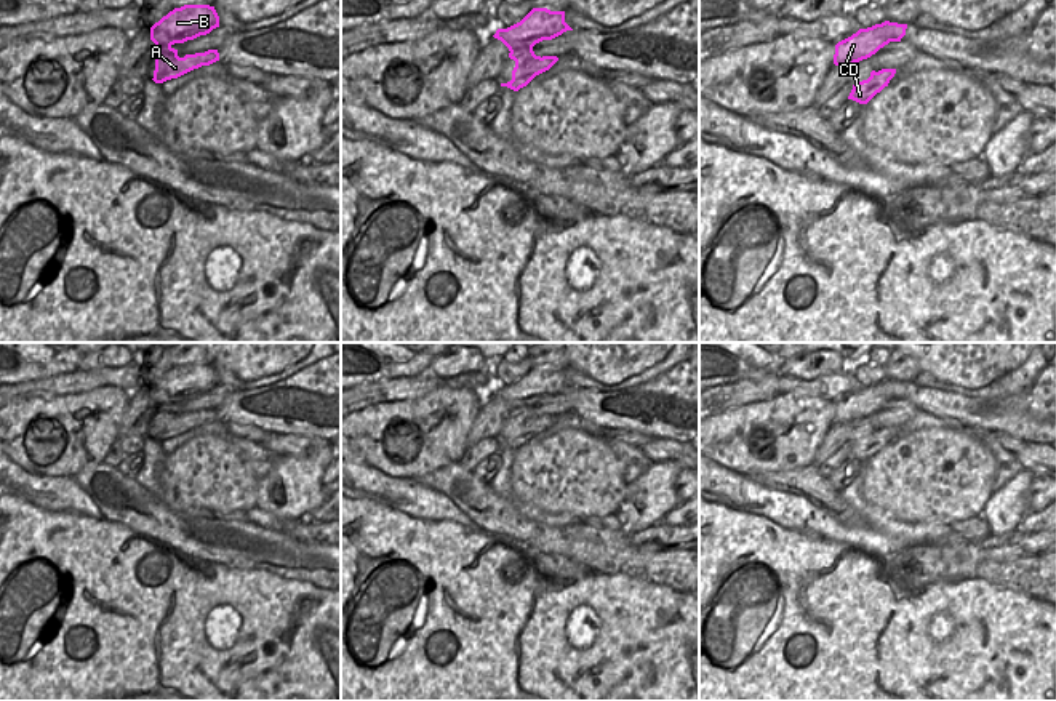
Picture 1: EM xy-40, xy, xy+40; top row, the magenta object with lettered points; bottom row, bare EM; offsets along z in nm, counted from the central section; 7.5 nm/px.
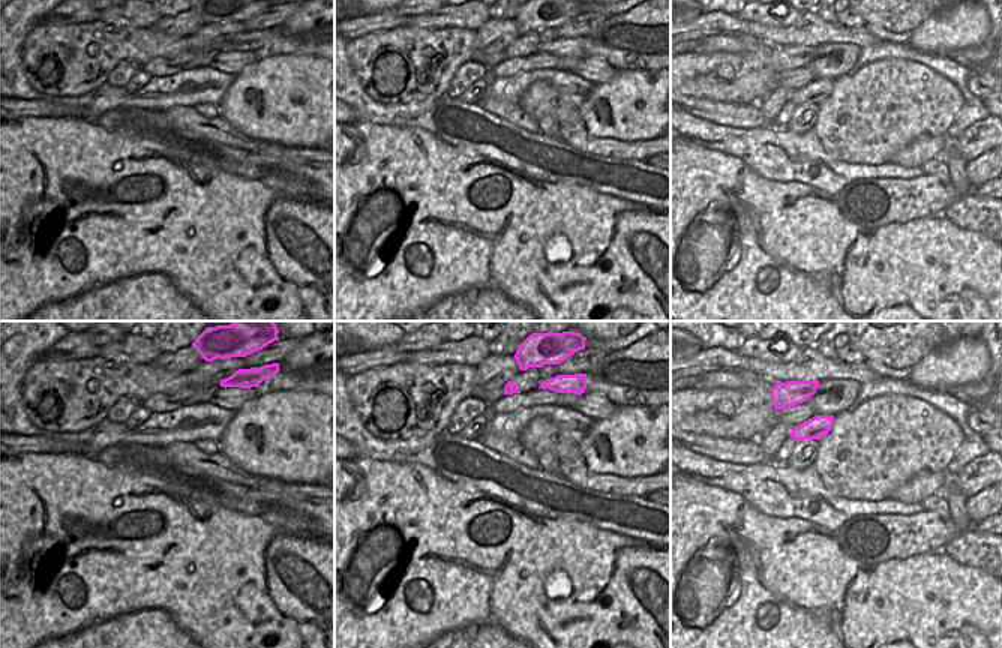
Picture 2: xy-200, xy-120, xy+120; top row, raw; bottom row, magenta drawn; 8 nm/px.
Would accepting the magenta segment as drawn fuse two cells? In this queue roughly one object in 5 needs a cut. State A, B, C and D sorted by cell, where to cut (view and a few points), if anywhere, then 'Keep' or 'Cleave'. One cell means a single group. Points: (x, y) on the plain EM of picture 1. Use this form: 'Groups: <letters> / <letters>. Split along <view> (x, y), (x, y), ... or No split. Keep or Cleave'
Groups: A D / B C. Split along xy (532, 405), (519, 405), (511, 412). Cleave

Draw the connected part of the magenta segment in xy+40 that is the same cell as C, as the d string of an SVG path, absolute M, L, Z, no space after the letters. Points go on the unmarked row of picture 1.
M885 379L867 387L859 387L851 395L835 403L834 423L853 424L870 416L890 400L901 400L906 394L907 383Z

